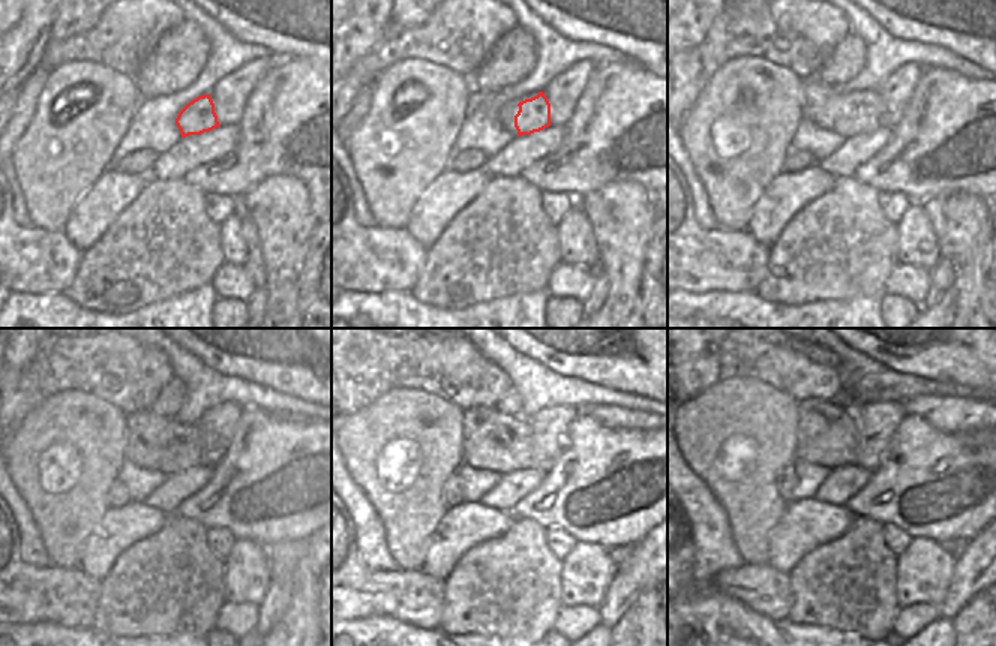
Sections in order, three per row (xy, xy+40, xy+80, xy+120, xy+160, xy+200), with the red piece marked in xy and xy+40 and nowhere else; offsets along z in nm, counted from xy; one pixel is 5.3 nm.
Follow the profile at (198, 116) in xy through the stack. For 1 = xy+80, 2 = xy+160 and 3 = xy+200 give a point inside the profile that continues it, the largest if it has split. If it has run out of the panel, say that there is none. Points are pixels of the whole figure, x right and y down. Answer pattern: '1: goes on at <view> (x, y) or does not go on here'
1: goes on at xy+80 (864, 119)
2: goes on at xy+160 (524, 456)
3: goes on at xy+200 (855, 442)

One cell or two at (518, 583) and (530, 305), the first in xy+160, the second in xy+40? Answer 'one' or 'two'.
two

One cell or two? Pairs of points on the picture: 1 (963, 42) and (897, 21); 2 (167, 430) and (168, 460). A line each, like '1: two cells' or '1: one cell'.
1: one cell
2: one cell

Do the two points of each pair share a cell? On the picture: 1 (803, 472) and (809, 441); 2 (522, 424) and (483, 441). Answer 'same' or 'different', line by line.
1: different
2: same

